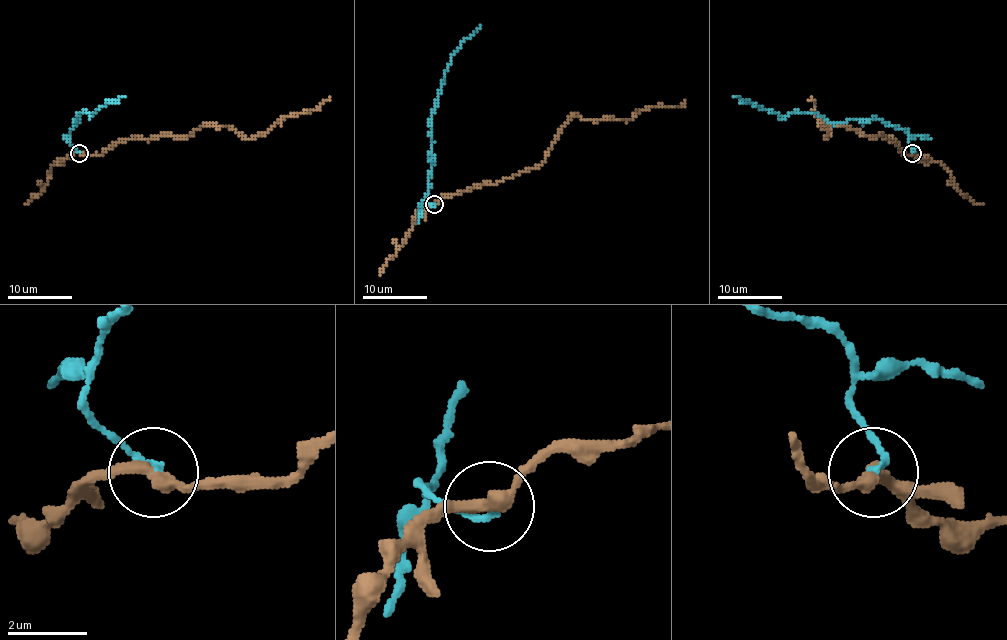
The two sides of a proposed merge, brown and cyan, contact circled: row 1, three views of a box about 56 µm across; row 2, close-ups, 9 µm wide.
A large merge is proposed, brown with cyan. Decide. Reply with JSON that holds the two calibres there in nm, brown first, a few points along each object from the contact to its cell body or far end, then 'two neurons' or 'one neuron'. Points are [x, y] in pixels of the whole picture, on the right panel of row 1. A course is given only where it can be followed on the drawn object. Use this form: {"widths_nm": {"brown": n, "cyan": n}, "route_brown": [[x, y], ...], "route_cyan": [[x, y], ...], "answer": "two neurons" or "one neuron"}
{"widths_nm": {"brown": 320, "cyan": 190}, "route_brown": [[912, 153], [903, 154], [891, 138], [841, 125], [823, 127], [826, 138], [828, 125], [807, 99]], "route_cyan": [[912, 153], [909, 135], [904, 130], [875, 118], [830, 123], [822, 117], [797, 112], [779, 117], [734, 96]], "answer": "two neurons"}

